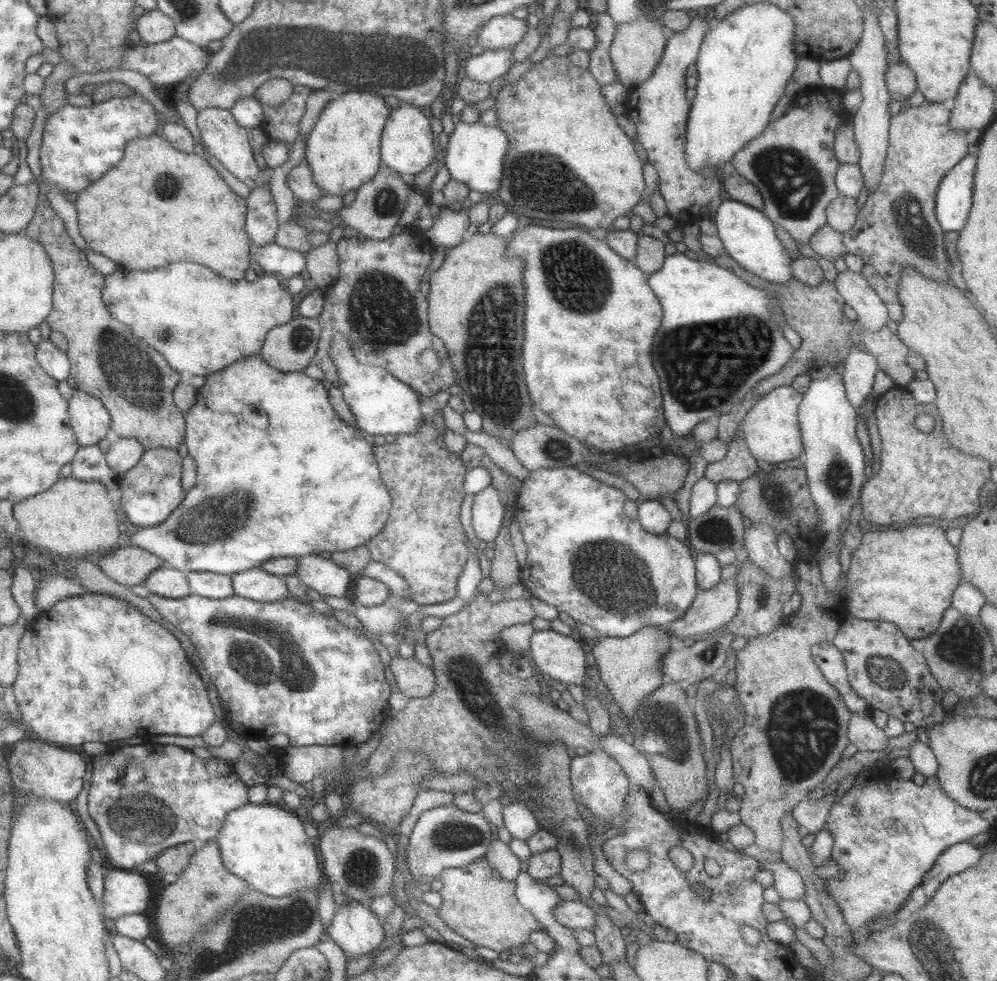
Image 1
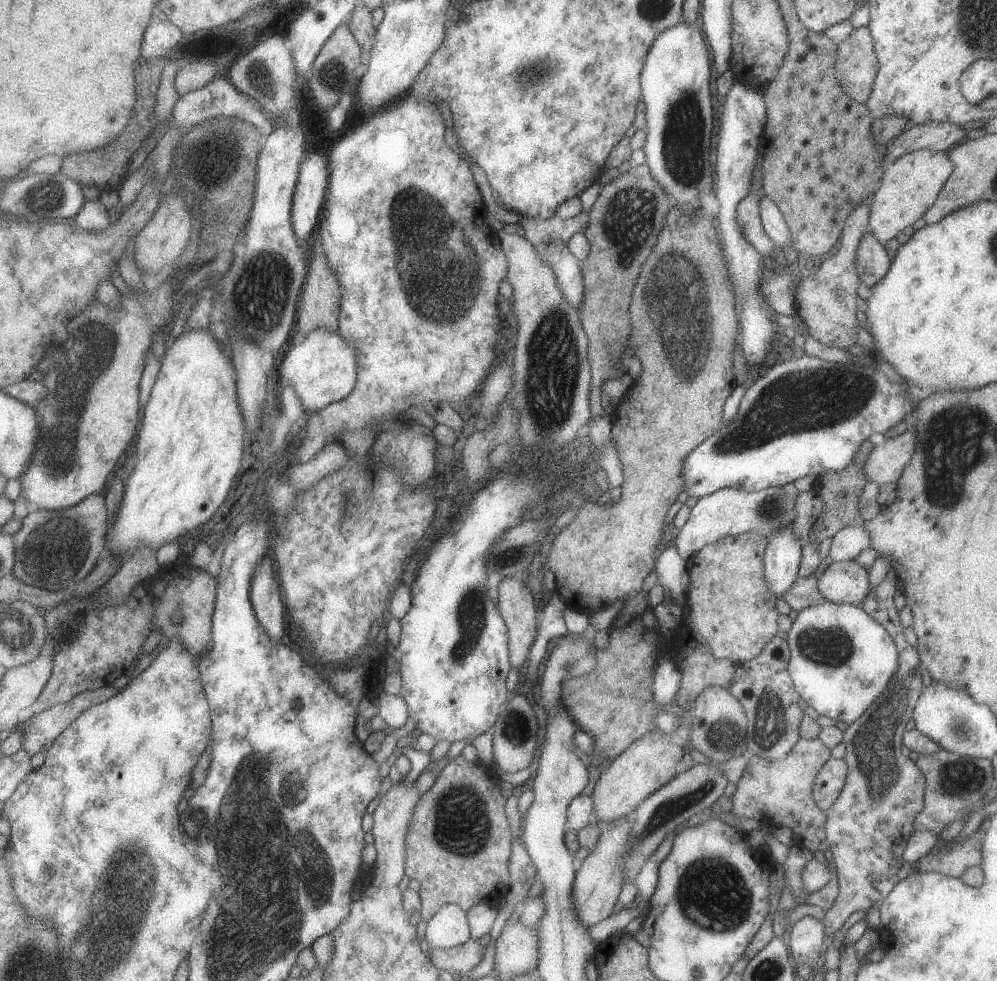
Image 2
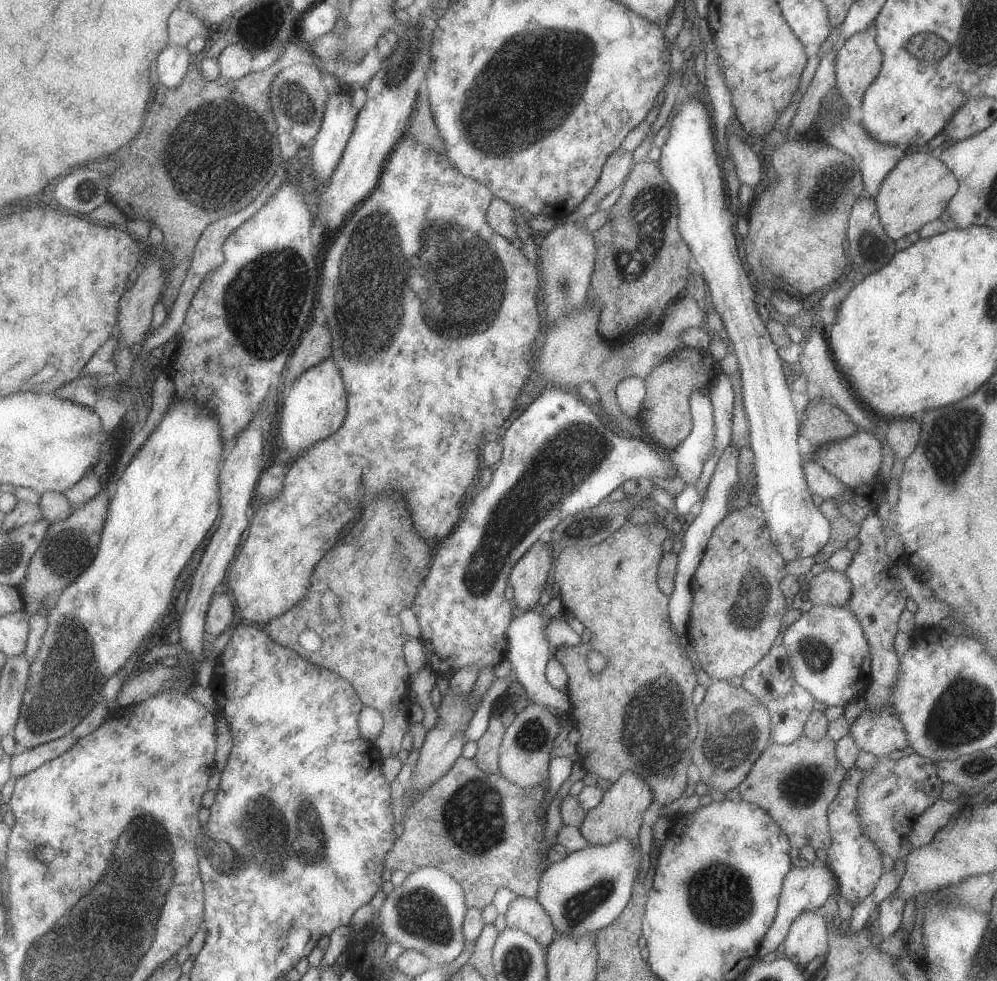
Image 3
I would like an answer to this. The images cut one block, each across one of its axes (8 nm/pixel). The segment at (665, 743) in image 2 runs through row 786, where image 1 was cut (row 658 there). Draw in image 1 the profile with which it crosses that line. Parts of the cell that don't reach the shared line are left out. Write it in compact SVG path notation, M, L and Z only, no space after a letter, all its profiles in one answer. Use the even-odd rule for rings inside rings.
M663 626L644 627L639 633L624 638L602 637L592 644L600 680L612 695L612 699L620 708L624 719L633 720L636 711L648 695L666 683L667 680L661 670L663 661L661 658L663 654L669 653L669 650L677 645L676 640Z

